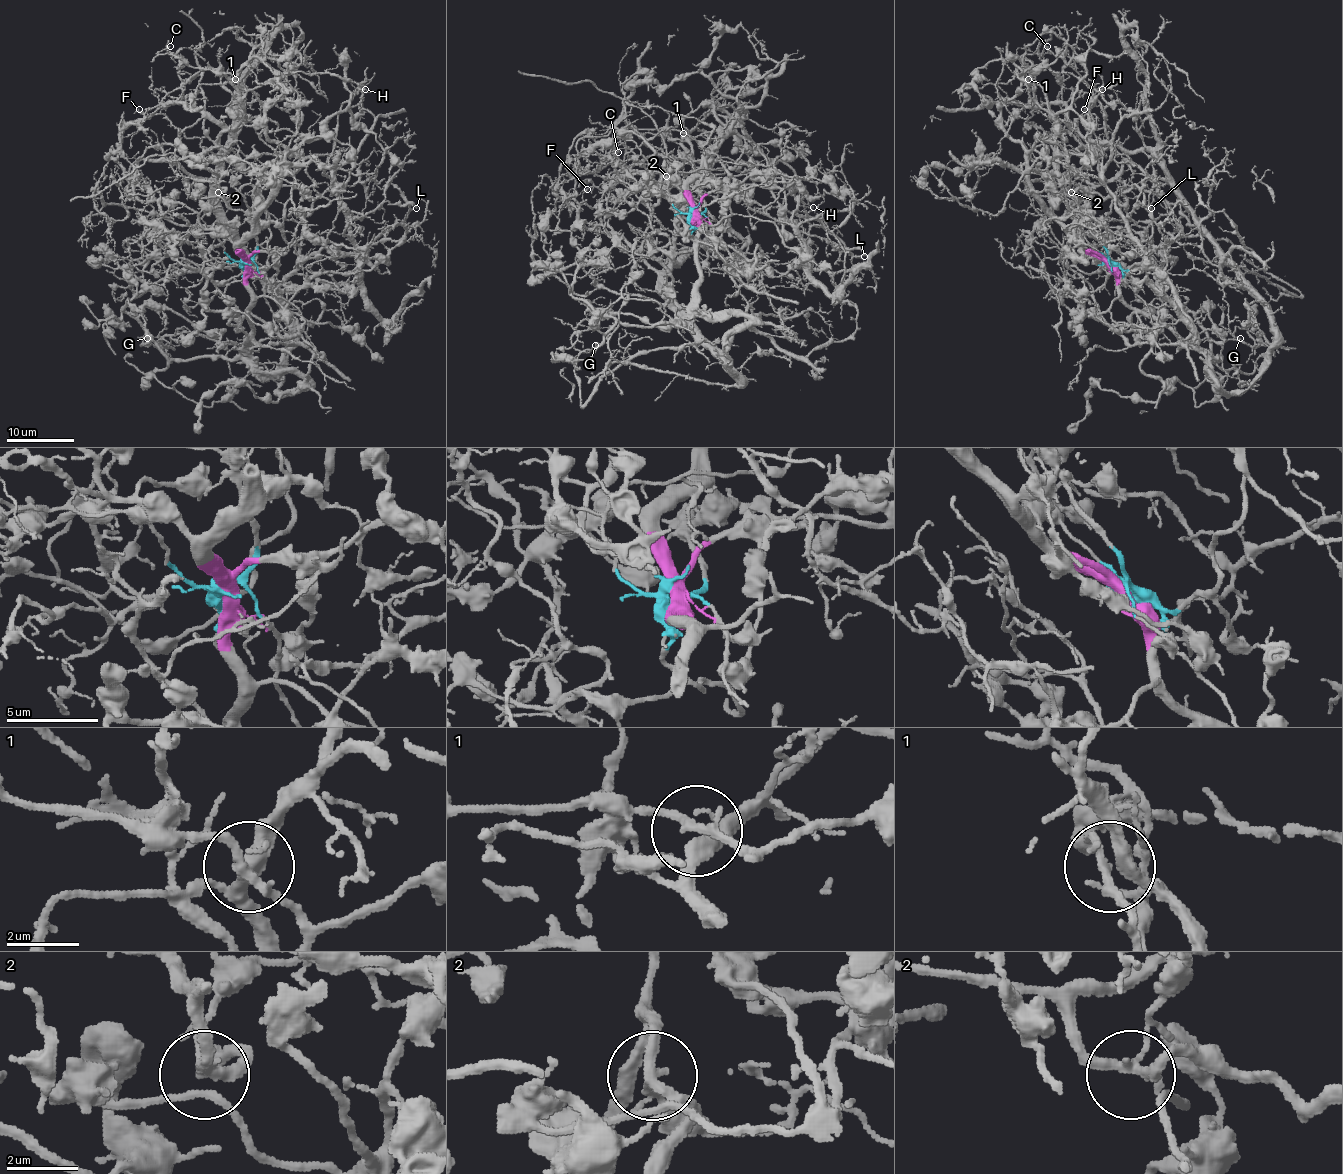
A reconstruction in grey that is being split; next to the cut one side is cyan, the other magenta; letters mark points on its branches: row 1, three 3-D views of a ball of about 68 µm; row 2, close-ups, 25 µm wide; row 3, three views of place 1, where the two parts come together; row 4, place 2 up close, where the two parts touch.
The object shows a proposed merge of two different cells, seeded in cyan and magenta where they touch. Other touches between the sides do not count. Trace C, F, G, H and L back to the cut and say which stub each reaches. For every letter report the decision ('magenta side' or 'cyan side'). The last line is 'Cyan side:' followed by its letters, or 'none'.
C: magenta side
F: cyan side
G: magenta side
H: magenta side
L: magenta side
Cyan side: F

